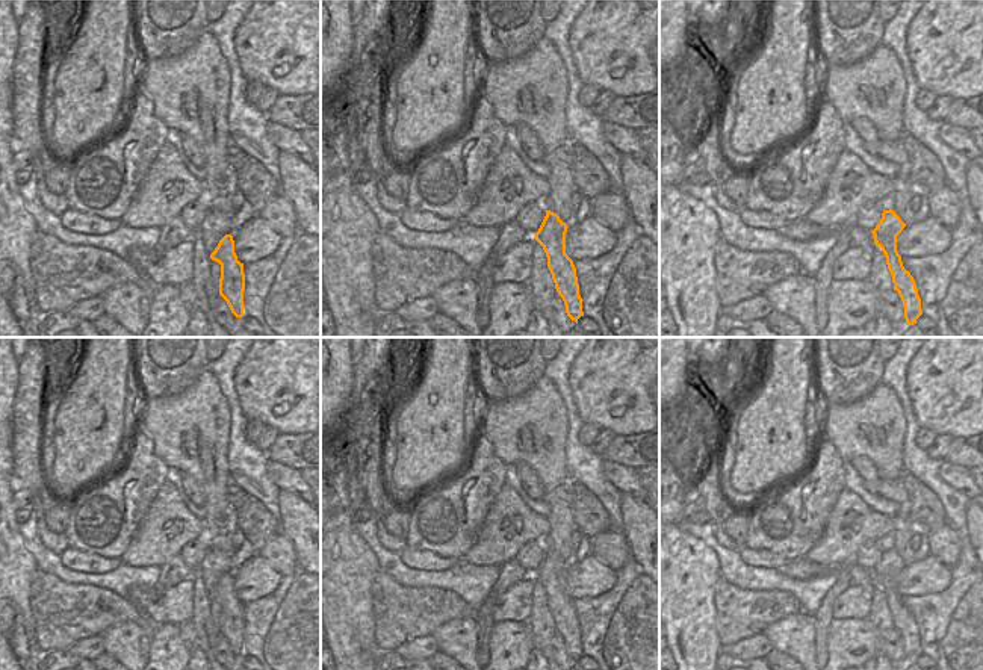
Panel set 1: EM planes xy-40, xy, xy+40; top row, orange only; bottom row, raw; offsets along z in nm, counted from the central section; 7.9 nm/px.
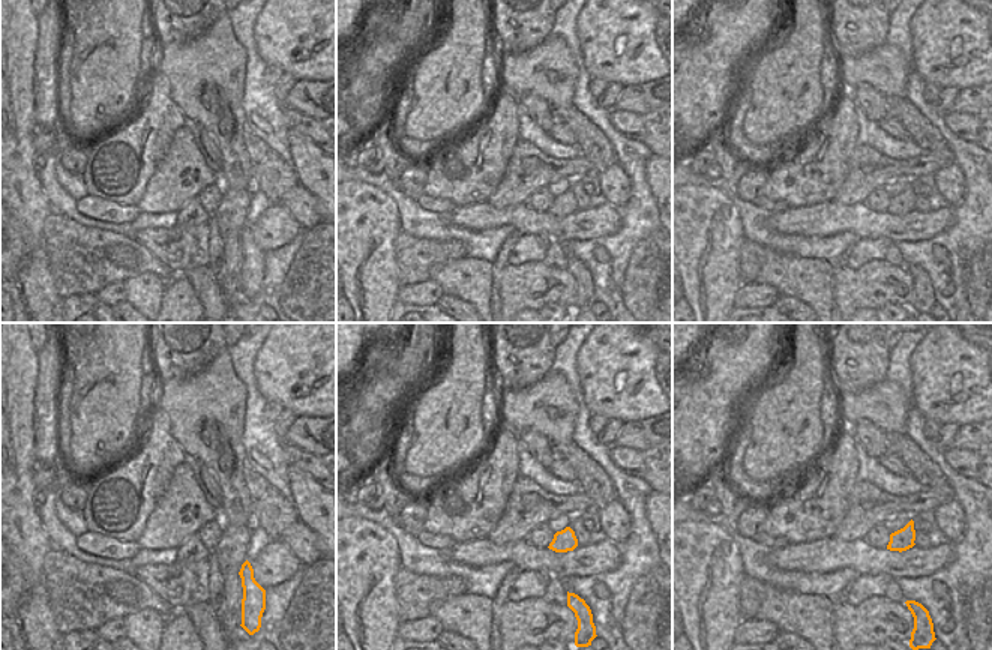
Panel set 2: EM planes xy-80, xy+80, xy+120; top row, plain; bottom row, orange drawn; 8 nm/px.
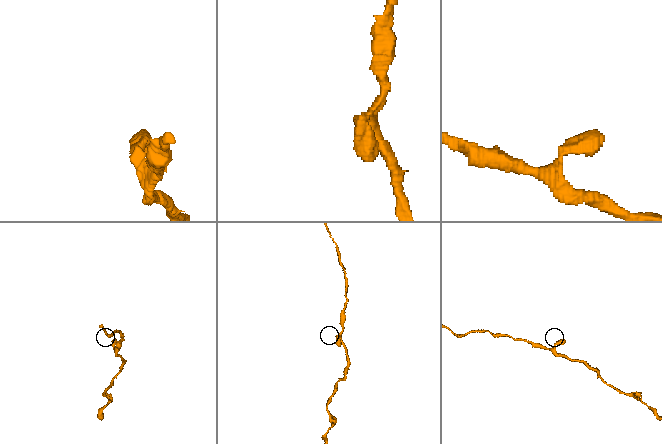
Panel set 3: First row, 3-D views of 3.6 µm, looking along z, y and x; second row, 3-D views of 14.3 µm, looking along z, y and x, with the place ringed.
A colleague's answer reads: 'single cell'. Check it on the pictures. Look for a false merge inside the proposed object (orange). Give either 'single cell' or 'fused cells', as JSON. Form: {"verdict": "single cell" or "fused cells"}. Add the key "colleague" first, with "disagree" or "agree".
{"colleague": "agree", "verdict": "single cell"}

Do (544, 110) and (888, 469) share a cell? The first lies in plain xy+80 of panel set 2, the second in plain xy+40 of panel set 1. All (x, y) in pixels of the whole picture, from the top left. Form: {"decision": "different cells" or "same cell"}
{"decision": "different cells"}

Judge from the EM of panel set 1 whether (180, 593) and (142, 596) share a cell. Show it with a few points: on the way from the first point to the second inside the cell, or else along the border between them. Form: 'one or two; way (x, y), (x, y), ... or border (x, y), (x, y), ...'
one; way (171, 593), (151, 596)

